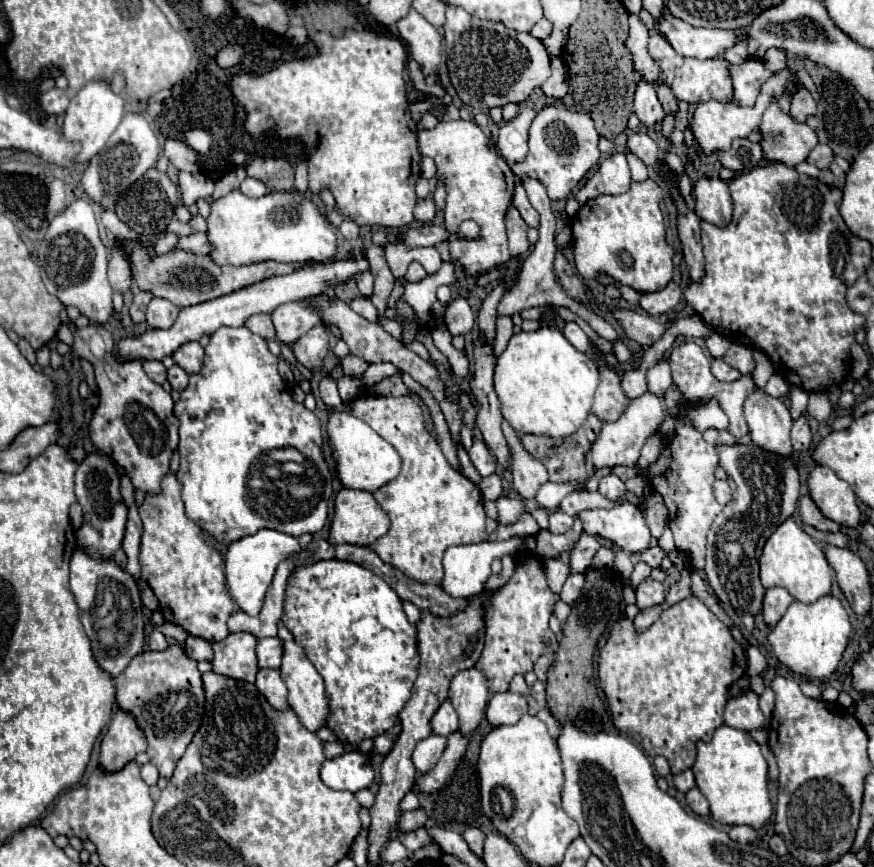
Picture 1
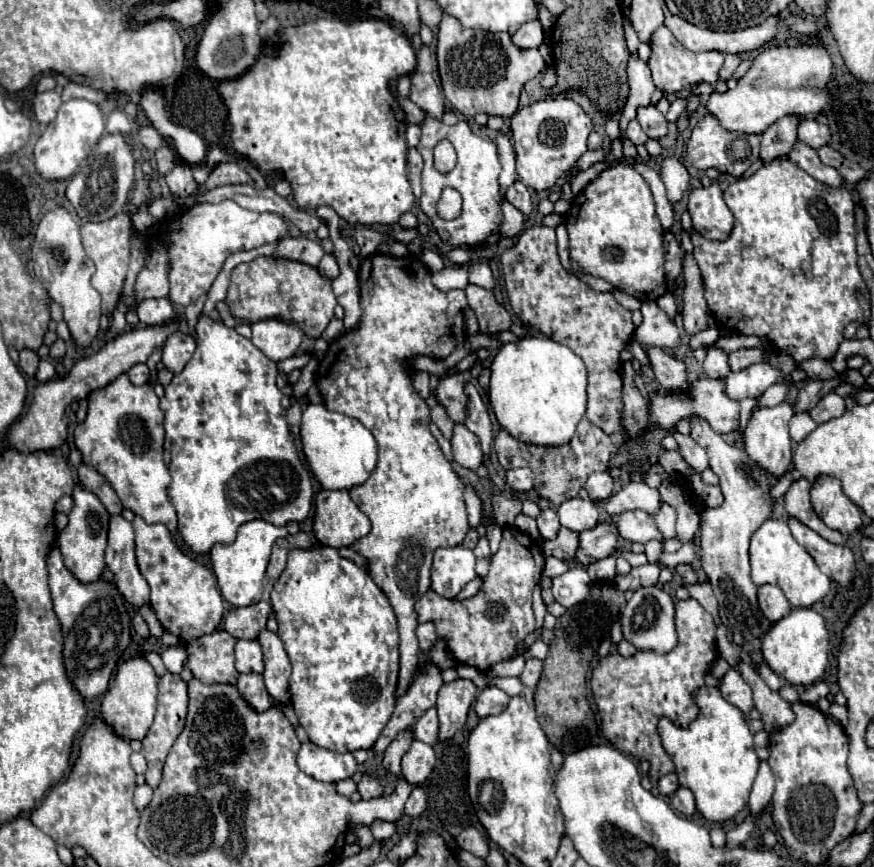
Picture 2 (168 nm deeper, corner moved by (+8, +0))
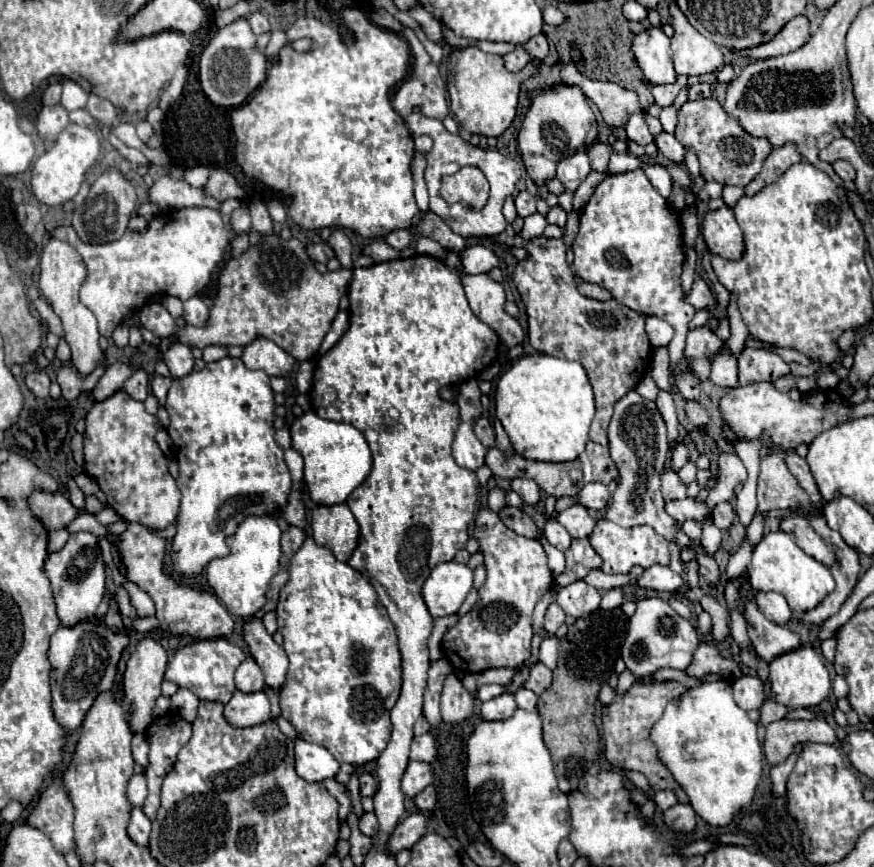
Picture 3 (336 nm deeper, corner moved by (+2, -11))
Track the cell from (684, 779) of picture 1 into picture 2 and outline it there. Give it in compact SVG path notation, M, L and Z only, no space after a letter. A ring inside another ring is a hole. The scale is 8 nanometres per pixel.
M667 774L667 776L663 776L663 778L659 780L657 788L659 788L659 792L661 792L663 796L671 796L671 794L673 794L673 792L679 788L677 774Z

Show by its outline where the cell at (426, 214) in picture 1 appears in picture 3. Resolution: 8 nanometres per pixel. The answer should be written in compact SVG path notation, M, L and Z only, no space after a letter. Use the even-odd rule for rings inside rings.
M397 229L397 231L391 231L391 233L385 237L385 241L387 241L391 247L403 251L403 249L407 249L407 247L413 243L413 235L411 235L409 229Z

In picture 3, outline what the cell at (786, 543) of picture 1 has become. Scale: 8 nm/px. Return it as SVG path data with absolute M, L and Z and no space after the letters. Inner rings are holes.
M785 531L767 533L759 541L759 545L753 551L753 561L749 567L749 585L755 591L781 593L795 613L807 613L815 609L835 589L831 571L823 563L803 553Z

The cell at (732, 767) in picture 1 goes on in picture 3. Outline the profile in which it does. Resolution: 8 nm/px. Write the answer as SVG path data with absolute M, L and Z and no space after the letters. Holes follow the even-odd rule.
M705 681L697 689L687 689L681 699L665 707L663 717L653 725L649 737L657 745L659 759L669 767L703 821L713 827L727 827L743 807L751 805L763 775L763 749L757 739L757 725L733 701L731 681Z

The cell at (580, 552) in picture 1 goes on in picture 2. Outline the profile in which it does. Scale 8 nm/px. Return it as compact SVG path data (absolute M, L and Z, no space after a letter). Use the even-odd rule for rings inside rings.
M603 520L595 528L583 530L579 534L579 550L577 550L577 560L587 566L591 562L597 562L601 558L611 556L617 550L617 528L613 522Z

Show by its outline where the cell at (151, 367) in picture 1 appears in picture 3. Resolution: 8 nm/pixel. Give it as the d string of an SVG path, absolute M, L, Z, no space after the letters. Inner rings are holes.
M143 369L135 371L135 373L125 381L123 391L127 391L127 393L129 393L133 399L137 399L137 401L145 401L147 393L149 393L149 377L147 377L147 373L145 373Z

